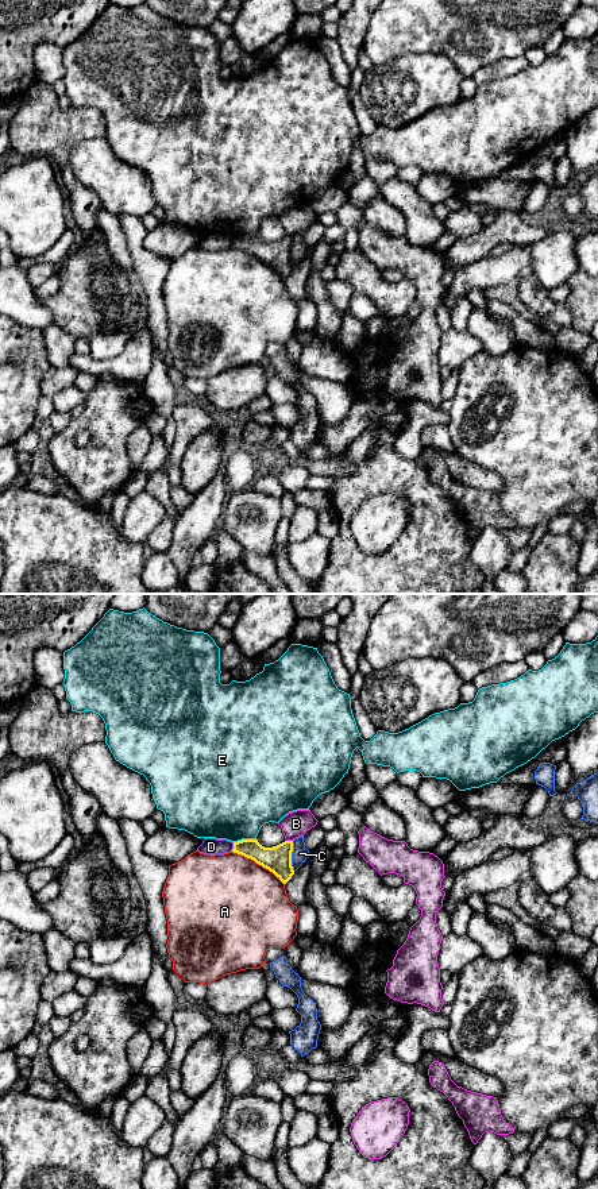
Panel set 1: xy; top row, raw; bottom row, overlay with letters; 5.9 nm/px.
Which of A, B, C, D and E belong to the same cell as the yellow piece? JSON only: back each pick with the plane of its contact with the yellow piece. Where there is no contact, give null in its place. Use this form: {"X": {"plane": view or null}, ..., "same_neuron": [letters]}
{"same_neuron": []}

